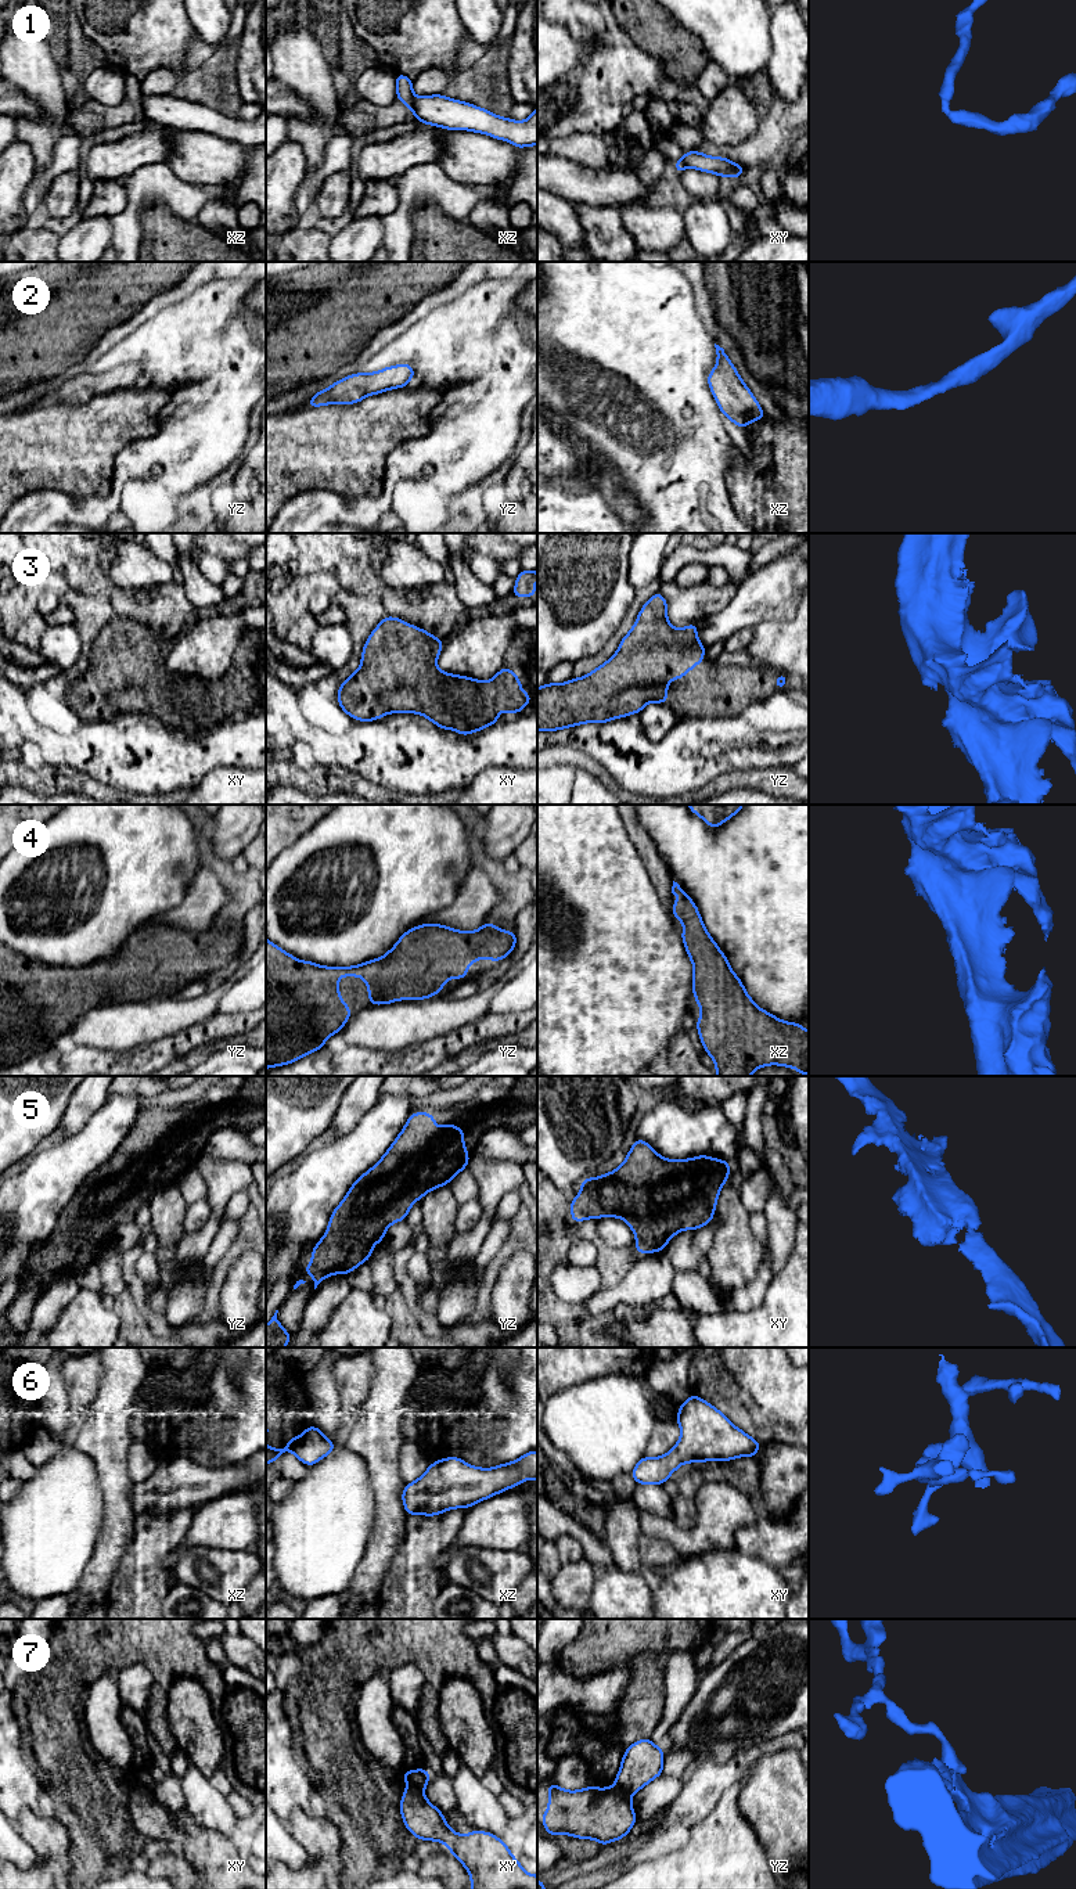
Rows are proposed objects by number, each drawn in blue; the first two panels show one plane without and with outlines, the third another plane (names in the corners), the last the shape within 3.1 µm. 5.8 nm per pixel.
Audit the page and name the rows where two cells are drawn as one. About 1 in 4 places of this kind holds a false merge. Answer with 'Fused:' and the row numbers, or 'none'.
Fused: 1, 7

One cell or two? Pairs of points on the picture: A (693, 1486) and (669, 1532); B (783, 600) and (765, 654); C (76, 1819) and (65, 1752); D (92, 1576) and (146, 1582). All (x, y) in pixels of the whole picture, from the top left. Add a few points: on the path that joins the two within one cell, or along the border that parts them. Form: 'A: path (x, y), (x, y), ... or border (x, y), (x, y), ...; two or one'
A: border (724, 1481), (708, 1481), (694, 1493); two
B: border (794, 615), (790, 619), (763, 619), (751, 628); two
C: path (76, 1802), (75, 1769); one
D: border (126, 1550), (104, 1604); two

